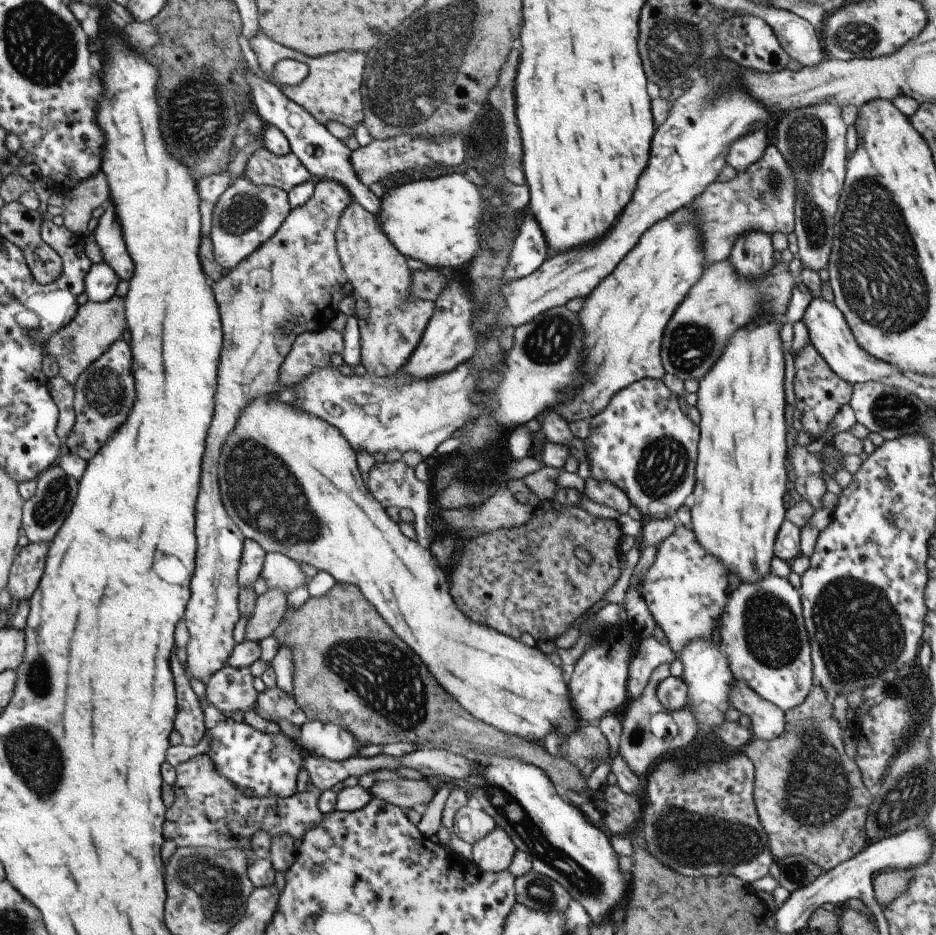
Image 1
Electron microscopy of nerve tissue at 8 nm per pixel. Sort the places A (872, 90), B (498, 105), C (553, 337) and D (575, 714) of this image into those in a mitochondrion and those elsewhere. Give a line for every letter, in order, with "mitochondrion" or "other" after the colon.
A: other
B: other
C: mitochondrion
D: other

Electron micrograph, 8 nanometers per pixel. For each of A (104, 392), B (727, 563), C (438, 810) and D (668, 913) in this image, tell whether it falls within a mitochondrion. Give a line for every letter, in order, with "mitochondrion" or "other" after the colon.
A: mitochondrion
B: other
C: other
D: other

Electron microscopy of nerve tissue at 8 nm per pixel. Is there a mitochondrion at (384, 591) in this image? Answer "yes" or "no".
no

